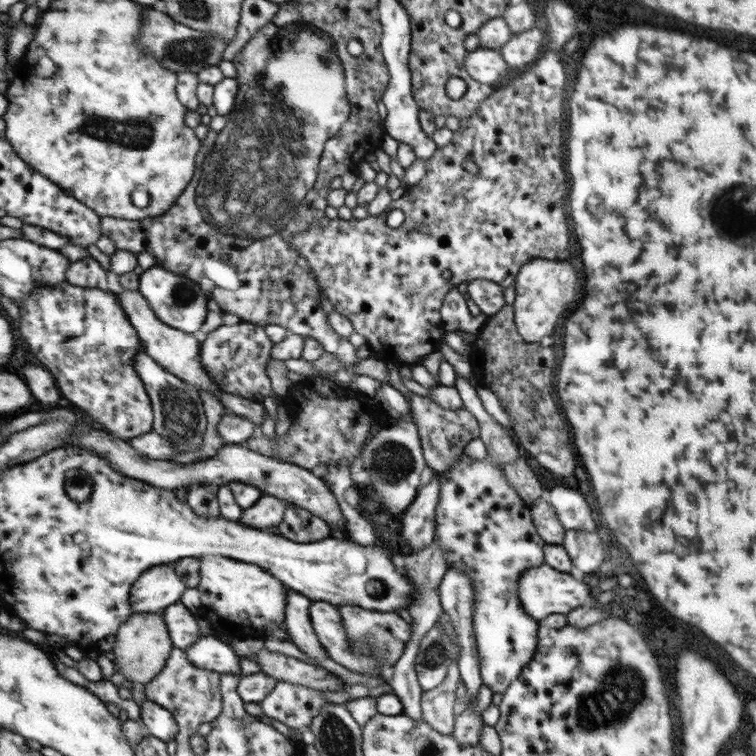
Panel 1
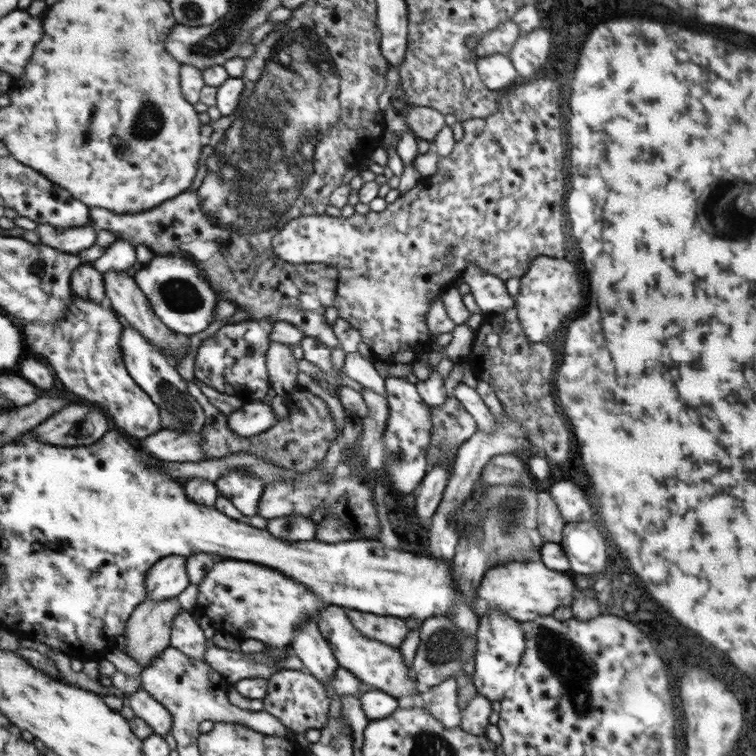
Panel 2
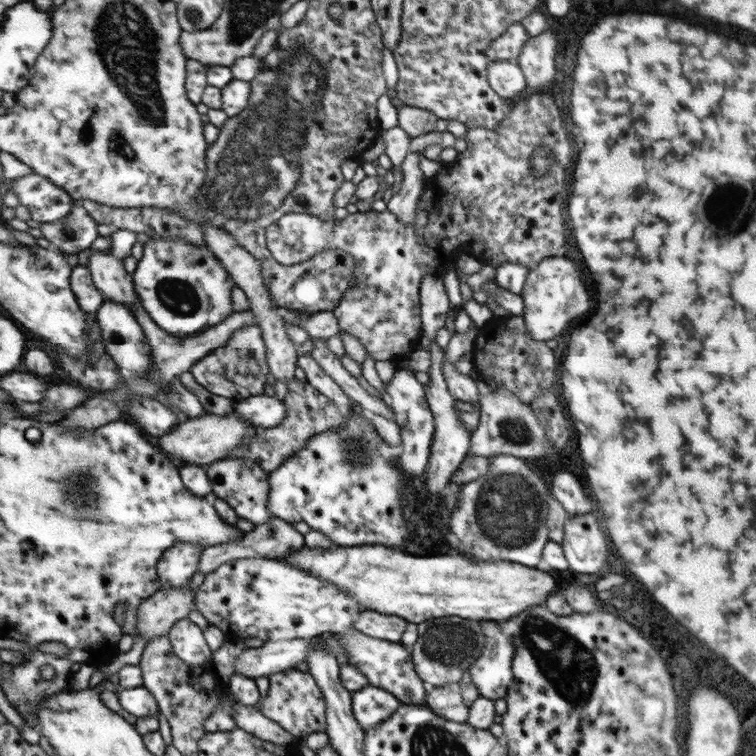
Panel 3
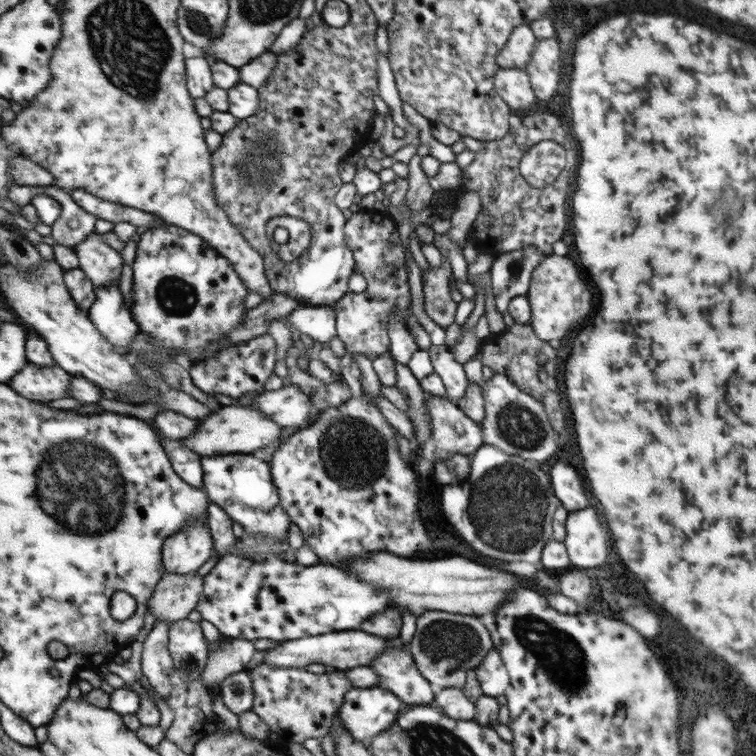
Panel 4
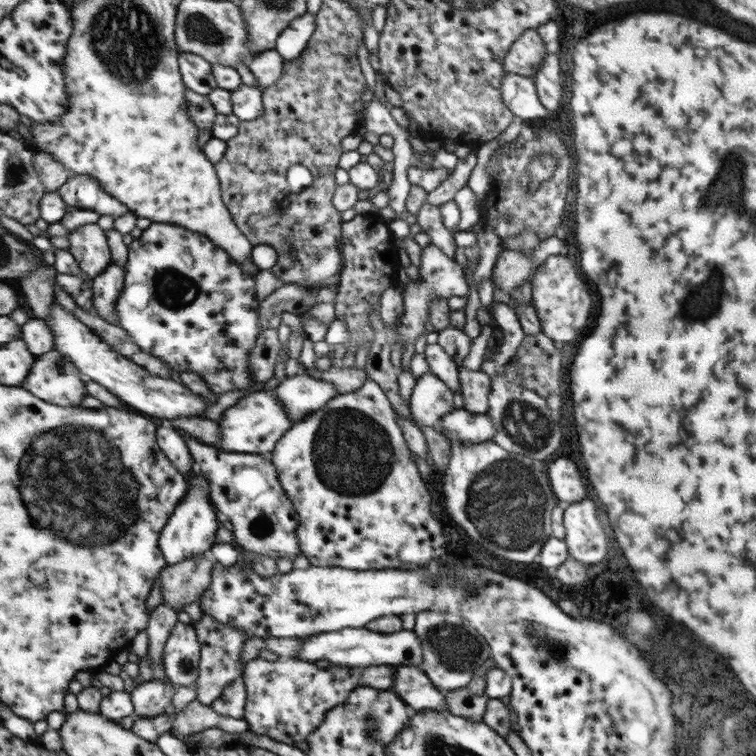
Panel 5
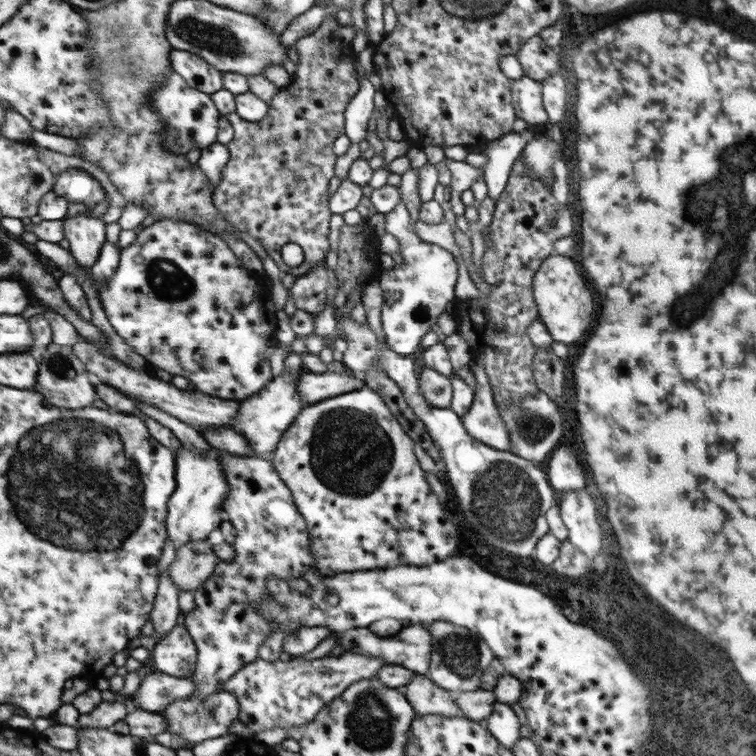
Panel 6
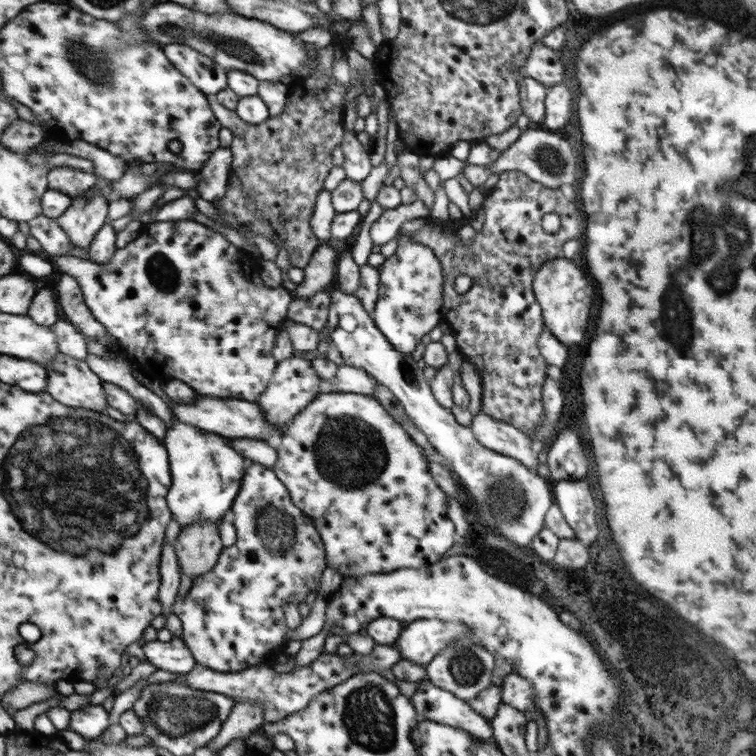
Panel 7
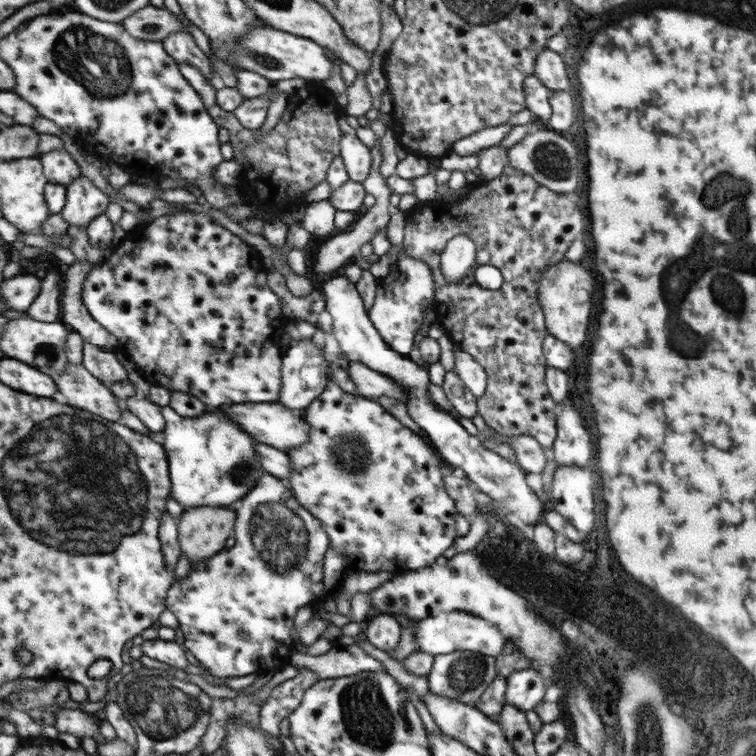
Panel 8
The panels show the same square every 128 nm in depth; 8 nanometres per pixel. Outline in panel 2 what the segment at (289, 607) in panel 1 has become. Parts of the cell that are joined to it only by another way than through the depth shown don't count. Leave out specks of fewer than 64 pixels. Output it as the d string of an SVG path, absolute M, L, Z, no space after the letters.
M314 620L300 622L299 630L295 632L295 639L289 645L293 653L302 660L305 670L312 676L315 676L326 688L330 696L330 714L331 718L344 718L348 732L353 734L352 727L344 713L342 713L341 694L336 693L330 687L330 680L334 678L334 672L338 670L339 664L336 656L332 653L330 643L326 641L317 623Z

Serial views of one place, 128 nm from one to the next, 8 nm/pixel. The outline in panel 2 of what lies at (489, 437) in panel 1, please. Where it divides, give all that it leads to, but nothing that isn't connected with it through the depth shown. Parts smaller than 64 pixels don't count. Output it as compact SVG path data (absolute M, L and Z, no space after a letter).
M460 381L456 387L454 387L454 398L458 399L460 406L464 407L476 421L477 429L484 431L492 431L496 429L496 419L488 406L482 401L476 389L468 386L464 382Z

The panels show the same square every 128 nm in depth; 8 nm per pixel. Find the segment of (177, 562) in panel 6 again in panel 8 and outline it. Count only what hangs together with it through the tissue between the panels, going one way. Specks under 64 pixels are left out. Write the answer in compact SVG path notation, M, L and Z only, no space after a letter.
M192 507L183 511L178 525L178 544L181 553L186 554L190 562L204 562L204 559L212 558L212 555L226 548L228 536L233 534L236 524L236 511L228 507Z

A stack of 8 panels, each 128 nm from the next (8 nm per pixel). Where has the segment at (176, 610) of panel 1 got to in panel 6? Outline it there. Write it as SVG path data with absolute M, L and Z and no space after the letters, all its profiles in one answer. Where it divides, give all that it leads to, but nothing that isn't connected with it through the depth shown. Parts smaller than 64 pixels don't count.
M176 625L164 640L157 643L155 668L175 677L192 676L198 668L198 648L184 625Z

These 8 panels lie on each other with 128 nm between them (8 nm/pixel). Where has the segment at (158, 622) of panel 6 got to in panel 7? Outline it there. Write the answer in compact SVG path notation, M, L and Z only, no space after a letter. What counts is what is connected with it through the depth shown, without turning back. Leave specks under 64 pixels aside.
M164 543L161 572L163 573L162 601L164 603L164 612L162 612L162 615L167 618L172 613L172 603L176 599L176 595L179 594L182 574L180 565L178 565L178 557L176 557L176 553L174 552L173 543Z

